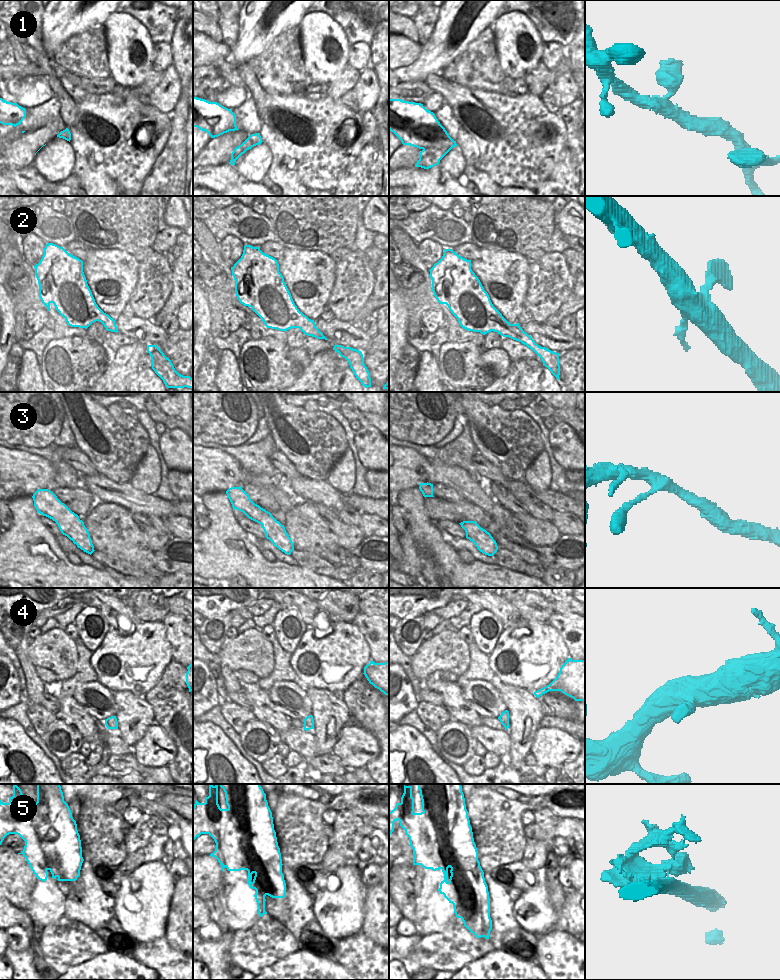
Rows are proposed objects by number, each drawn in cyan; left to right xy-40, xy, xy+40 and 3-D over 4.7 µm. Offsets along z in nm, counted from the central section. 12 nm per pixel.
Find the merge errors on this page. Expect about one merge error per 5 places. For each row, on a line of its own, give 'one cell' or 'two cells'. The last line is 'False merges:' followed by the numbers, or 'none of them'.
1: one cell
2: one cell
3: one cell
4: one cell
5: two cells
False merges: 5

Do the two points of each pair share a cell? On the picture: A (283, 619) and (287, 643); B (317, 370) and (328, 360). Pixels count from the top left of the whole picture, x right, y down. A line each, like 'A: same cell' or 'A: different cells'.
A: same cell
B: same cell

